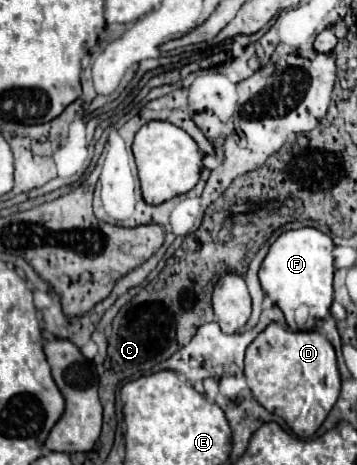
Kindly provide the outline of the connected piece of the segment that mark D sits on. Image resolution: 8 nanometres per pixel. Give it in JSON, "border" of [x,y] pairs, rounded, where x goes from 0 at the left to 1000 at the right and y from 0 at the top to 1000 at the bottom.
{"border":[[[754,697],[686,757],[686,813],[714,860],[804,908],[838,942],[871,942],[944,865],[955,817],[927,735],[894,714],[821,714]]]}

